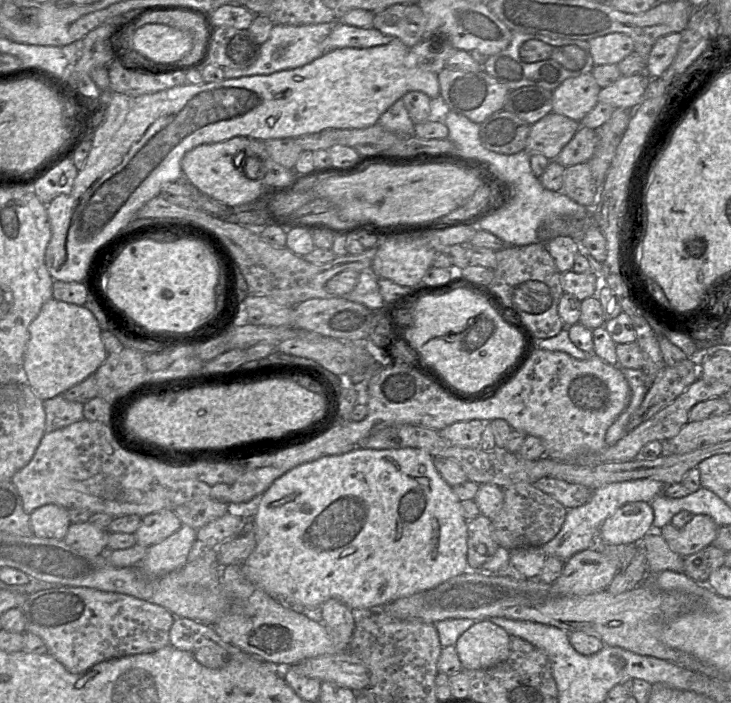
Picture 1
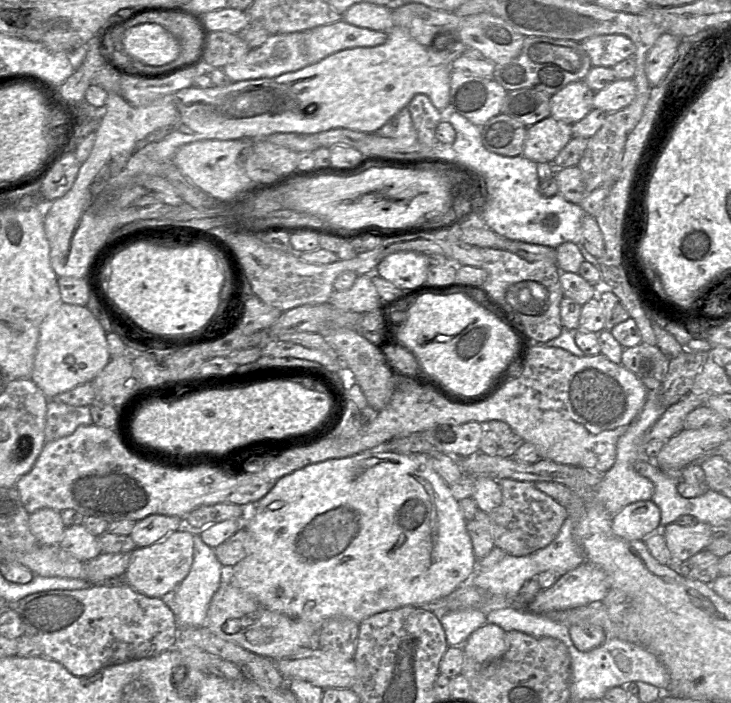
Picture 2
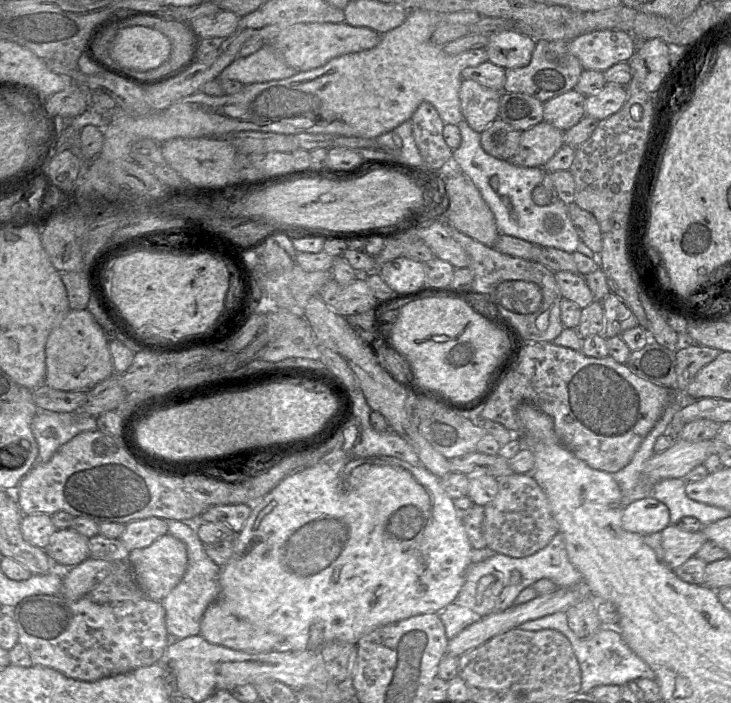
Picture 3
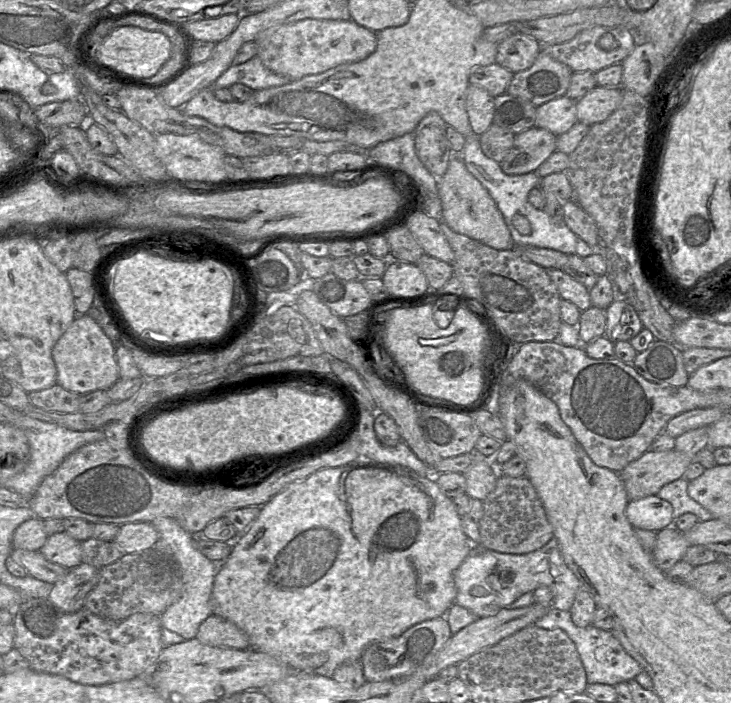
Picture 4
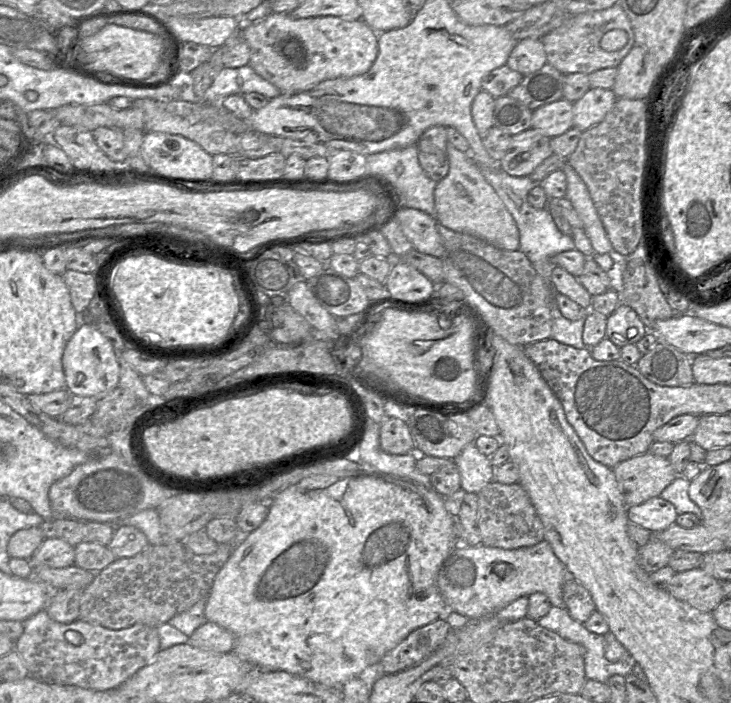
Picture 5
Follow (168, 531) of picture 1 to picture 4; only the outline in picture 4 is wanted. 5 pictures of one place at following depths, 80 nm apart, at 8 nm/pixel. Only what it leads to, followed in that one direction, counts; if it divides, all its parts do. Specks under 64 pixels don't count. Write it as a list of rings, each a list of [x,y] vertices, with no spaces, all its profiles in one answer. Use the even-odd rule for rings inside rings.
[[[134,522],[119,526],[113,542],[123,555],[150,550],[158,540],[159,533],[151,522]]]

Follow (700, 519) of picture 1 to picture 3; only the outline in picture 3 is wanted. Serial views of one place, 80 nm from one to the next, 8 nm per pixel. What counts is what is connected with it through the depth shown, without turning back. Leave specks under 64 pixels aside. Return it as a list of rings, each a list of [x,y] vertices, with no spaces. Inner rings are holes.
[[[670,524],[661,531],[663,558],[662,562],[675,569],[694,557],[707,541],[702,530],[690,532]]]

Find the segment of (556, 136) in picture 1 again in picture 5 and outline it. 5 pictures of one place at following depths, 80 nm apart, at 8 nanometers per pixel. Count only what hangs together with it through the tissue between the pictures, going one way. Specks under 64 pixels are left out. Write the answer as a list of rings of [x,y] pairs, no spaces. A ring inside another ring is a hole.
[[[535,128],[512,135],[499,167],[511,176],[529,176],[547,157],[553,154],[550,137]]]

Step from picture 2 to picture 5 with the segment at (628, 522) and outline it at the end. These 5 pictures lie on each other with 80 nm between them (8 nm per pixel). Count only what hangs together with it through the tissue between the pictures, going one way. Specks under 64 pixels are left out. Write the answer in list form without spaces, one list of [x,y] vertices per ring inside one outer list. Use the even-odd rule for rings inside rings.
[[[659,496],[627,508],[628,520],[652,533],[665,530],[676,523],[677,516],[675,506]]]

